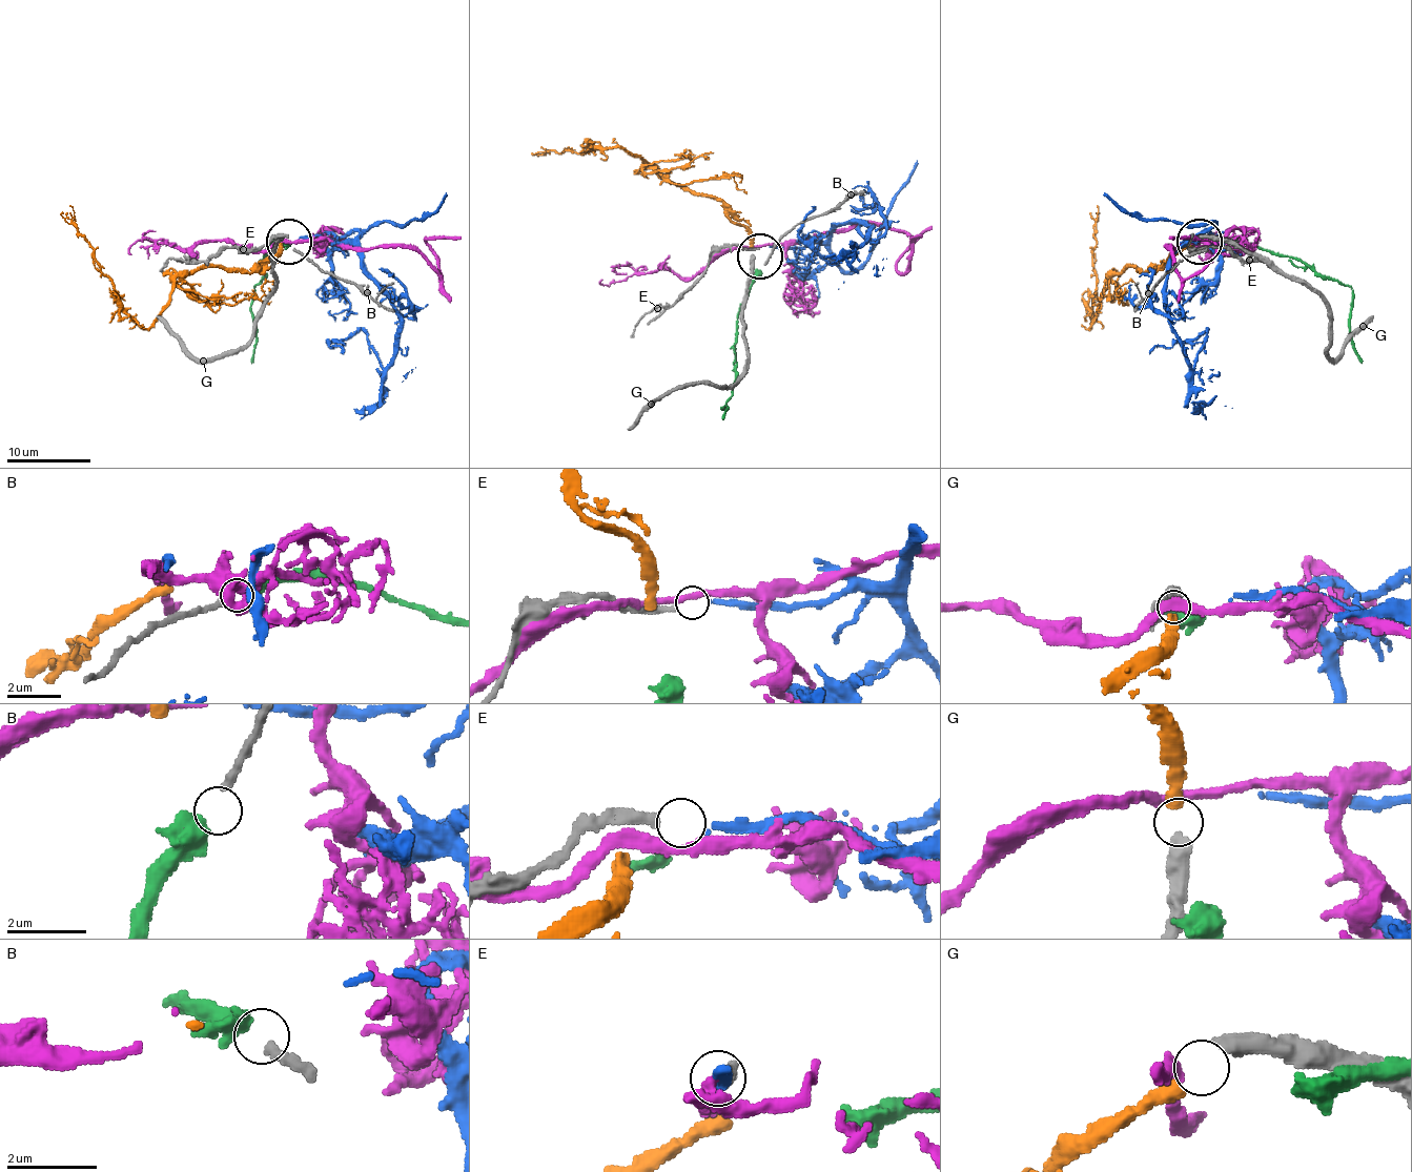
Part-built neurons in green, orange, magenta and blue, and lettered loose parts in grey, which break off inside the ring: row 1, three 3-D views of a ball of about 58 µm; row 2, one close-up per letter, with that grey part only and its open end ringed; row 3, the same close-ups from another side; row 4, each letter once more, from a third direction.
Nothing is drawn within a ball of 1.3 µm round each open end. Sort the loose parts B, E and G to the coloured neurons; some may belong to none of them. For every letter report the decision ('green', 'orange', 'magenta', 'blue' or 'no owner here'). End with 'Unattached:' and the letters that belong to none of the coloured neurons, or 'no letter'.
B: green
E: blue
G: orange
Unattached: no letter

